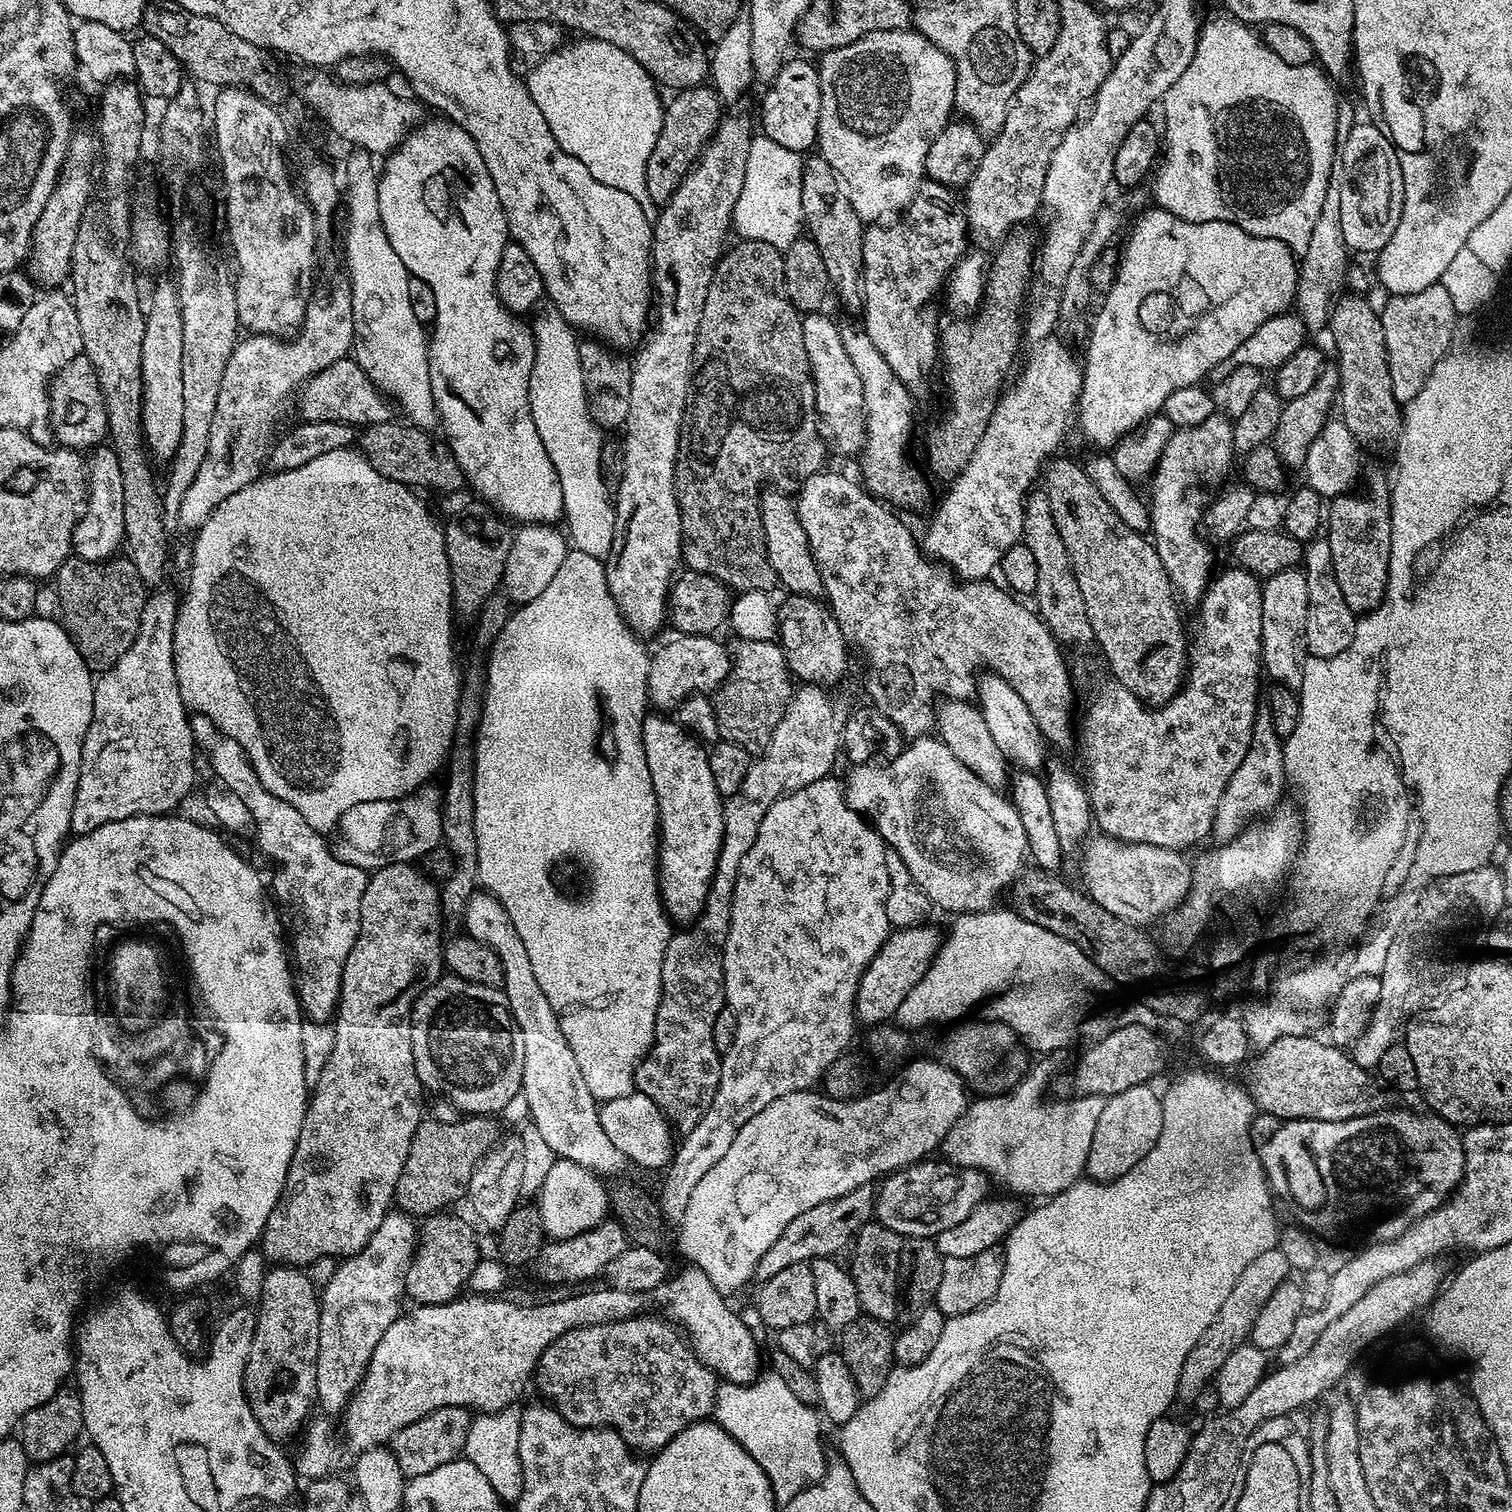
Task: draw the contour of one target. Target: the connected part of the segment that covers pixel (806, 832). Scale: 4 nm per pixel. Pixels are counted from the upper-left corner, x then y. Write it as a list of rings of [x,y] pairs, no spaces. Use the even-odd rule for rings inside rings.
[[[826,775],[818,782],[810,782],[801,788],[793,788],[791,792],[784,793],[779,796],[774,802],[774,806],[770,806],[770,810],[766,810],[766,818],[762,818],[762,826],[758,826],[758,838],[754,838],[754,846],[750,846],[750,851],[746,853],[746,858],[742,858],[742,866],[738,866],[738,882],[734,882],[734,902],[732,903],[732,913],[728,919],[728,926],[724,944],[722,943],[722,959],[724,962],[724,1003],[734,1015],[737,1016],[737,1037],[734,1038],[733,1045],[730,1046],[728,1051],[723,1053],[720,1062],[720,1077],[718,1078],[718,1090],[714,1094],[714,1102],[710,1102],[710,1106],[706,1110],[706,1114],[702,1114],[702,1118],[690,1131],[683,1133],[682,1139],[679,1141],[678,1147],[673,1151],[672,1161],[668,1163],[668,1167],[663,1169],[662,1176],[664,1181],[660,1184],[660,1196],[658,1192],[658,1203],[660,1212],[663,1214],[665,1221],[676,1222],[683,1221],[686,1214],[686,1205],[690,1202],[690,1194],[694,1194],[694,1186],[698,1186],[699,1180],[703,1175],[710,1170],[710,1166],[714,1166],[714,1162],[718,1162],[722,1158],[722,1154],[726,1154],[726,1150],[730,1150],[730,1146],[734,1143],[734,1138],[738,1138],[738,1130],[742,1130],[742,1126],[746,1126],[750,1122],[750,1118],[754,1118],[754,1114],[762,1114],[762,1110],[766,1110],[766,1106],[770,1106],[770,1102],[774,1102],[778,1098],[782,1098],[786,1094],[794,1094],[795,1092],[806,1092],[815,1089],[821,1083],[822,1077],[827,1072],[828,1067],[839,1058],[849,1051],[848,1043],[852,1040],[852,1031],[858,1028],[858,1021],[856,1019],[856,995],[858,994],[858,982],[862,978],[862,974],[866,970],[866,966],[874,958],[874,954],[878,954],[878,950],[882,945],[888,941],[890,935],[890,925],[886,918],[886,902],[888,901],[888,891],[890,890],[890,874],[886,866],[886,854],[889,849],[886,847],[884,839],[880,836],[879,831],[861,813],[855,812],[848,804],[847,797],[844,796],[844,788],[836,780],[832,780],[831,775]]]

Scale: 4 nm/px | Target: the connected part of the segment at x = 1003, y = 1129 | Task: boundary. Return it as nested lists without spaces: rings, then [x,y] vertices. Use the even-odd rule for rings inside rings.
[[[1044,1058],[1041,1064],[1033,1063],[1030,1071],[1013,1086],[1007,1094],[981,1095],[973,1099],[968,1109],[950,1126],[942,1145],[943,1159],[958,1168],[977,1168],[985,1176],[1013,1188],[1021,1197],[1057,1196],[1085,1175],[1088,1155],[1094,1142],[1094,1134],[1100,1127],[1100,1115],[1104,1100],[1099,1096],[1073,1095],[1073,1100],[1056,1100],[1053,1104],[1044,1101],[1044,1091],[1052,1076],[1051,1059]]]

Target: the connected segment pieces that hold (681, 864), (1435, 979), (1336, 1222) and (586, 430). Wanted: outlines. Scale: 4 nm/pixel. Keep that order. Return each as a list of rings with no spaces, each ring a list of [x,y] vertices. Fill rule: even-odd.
[[[645,715],[642,738],[646,750],[646,766],[650,766],[650,774],[656,791],[656,801],[660,807],[658,831],[660,899],[663,901],[665,912],[673,921],[692,919],[695,921],[704,911],[710,882],[714,878],[714,866],[718,862],[718,850],[722,846],[724,800],[720,795],[718,786],[714,786],[714,778],[710,774],[708,748],[696,736],[687,731],[683,725],[677,723],[671,715]]]
[[[1485,866],[1478,870],[1466,870],[1462,874],[1450,874],[1432,881],[1428,889],[1422,893],[1411,916],[1405,920],[1390,942],[1390,950],[1386,950],[1384,969],[1378,974],[1382,982],[1382,998],[1378,998],[1378,1006],[1372,1015],[1372,1021],[1366,1030],[1351,1045],[1350,1055],[1358,1066],[1372,1070],[1379,1065],[1382,1054],[1390,1050],[1392,1044],[1401,1039],[1412,1017],[1420,1012],[1442,1006],[1454,990],[1458,990],[1464,982],[1464,974],[1469,964],[1477,959],[1476,952],[1488,942],[1488,931],[1504,909],[1504,874],[1499,867]]]
[[[1380,1106],[1374,1112],[1340,1122],[1280,1120],[1260,1114],[1252,1121],[1252,1141],[1264,1173],[1268,1175],[1268,1187],[1296,1211],[1295,1219],[1304,1228],[1316,1234],[1331,1234],[1352,1223],[1362,1223],[1372,1212],[1372,1188],[1420,1188],[1404,1208],[1408,1218],[1388,1216],[1381,1222],[1379,1235],[1395,1238],[1408,1229],[1410,1221],[1415,1222],[1440,1207],[1464,1181],[1466,1155],[1461,1129],[1440,1116],[1424,1112]]]
[[[547,298],[536,304],[530,316],[530,327],[536,343],[536,357],[534,370],[530,374],[528,405],[530,414],[534,418],[534,426],[538,430],[538,438],[542,438],[542,446],[546,446],[546,454],[550,454],[550,462],[554,462],[558,482],[562,482],[562,502],[564,503],[562,520],[563,523],[568,523],[566,535],[575,551],[607,558],[614,542],[616,505],[599,472],[599,452],[605,437],[602,435],[600,425],[593,418],[591,410],[588,409],[590,393],[582,374],[582,362],[578,358],[580,349],[578,332],[566,322],[566,318],[562,318],[558,306],[554,306]]]

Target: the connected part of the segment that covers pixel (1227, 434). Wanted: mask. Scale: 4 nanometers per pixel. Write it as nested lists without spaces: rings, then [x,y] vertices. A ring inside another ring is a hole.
[[[1224,414],[1206,418],[1206,422],[1198,422],[1189,428],[1176,428],[1151,477],[1150,536],[1181,601],[1201,600],[1213,579],[1212,552],[1208,549],[1209,541],[1202,535],[1206,500],[1204,502],[1203,494],[1196,488],[1212,488],[1215,484],[1225,483],[1224,475],[1232,464],[1234,446],[1233,421]]]

